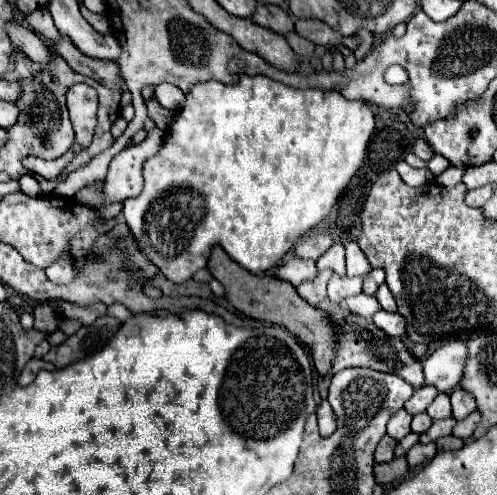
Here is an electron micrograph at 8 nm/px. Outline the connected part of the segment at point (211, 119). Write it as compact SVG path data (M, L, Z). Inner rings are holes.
M264 76L240 78L238 84L232 84L232 86L226 86L216 80L208 80L208 82L196 84L186 94L186 106L176 114L176 120L172 122L172 126L168 130L170 138L166 138L162 150L154 158L146 160L146 164L144 164L144 190L140 192L140 196L122 202L122 206L124 206L122 214L126 218L128 228L132 230L132 236L136 238L136 244L140 246L140 250L144 250L144 254L148 254L148 262L152 262L168 280L172 280L176 284L190 280L200 268L206 268L208 256L214 246L222 246L224 252L234 262L238 262L248 272L262 276L264 272L274 268L284 258L284 254L288 254L292 250L294 242L302 234L310 232L316 224L320 224L330 214L338 196L350 184L352 176L360 168L360 164L366 156L366 148L368 148L368 140L370 140L372 132L374 132L374 114L366 106L366 102L362 102L362 100L350 102L344 96L340 96L338 92L334 94L334 92L326 92L326 90L298 90L298 88L290 88L280 82L274 82L270 78L264 78Z

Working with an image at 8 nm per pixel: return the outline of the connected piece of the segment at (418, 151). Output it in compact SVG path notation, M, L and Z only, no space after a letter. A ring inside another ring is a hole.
M420 138L414 142L412 152L414 152L418 158L422 158L424 162L430 162L430 160L432 160L432 156L434 156L434 150L432 150L424 140L420 140Z

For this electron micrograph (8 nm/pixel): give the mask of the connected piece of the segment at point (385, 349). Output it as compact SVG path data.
M332 306L332 318L334 318L332 322L338 330L338 342L336 342L336 358L332 362L330 374L336 374L338 370L344 370L344 368L364 366L364 368L372 368L378 372L396 374L396 376L404 378L406 382L410 382L414 388L424 386L424 374L422 374L420 360L416 360L412 356L412 352L404 346L404 342L400 342L400 338L388 338L382 330L378 330L374 326L372 320L350 314L348 310L344 310L340 306Z

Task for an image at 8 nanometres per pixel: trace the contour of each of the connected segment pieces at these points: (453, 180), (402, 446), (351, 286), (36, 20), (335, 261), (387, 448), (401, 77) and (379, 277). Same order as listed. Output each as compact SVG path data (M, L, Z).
M450 166L447 170L445 170L442 174L435 178L437 184L440 184L444 187L455 186L456 184L462 181L462 177L464 174L461 174L466 171L466 168L457 168L454 166Z
M410 432L406 438L402 438L402 440L398 442L398 446L396 446L396 456L406 456L406 452L408 452L416 442L418 442L418 434Z
M332 274L330 282L328 282L328 298L332 304L342 304L342 300L346 300L352 294L360 294L362 292L362 278L340 278L336 274Z
M40 8L40 10L34 10L32 14L26 16L26 22L30 26L30 30L34 30L38 36L42 36L46 42L52 42L56 44L60 40L60 32L56 30L50 14L46 8Z
M334 244L324 256L320 256L320 262L316 262L318 270L334 270L336 274L344 276L346 268L344 268L344 246L342 244Z
M384 436L376 446L374 460L376 462L390 462L394 458L394 446L396 446L396 440L390 436Z
M392 65L388 70L386 70L386 74L384 74L384 80L388 82L388 84L402 84L402 82L406 82L406 72L404 72L404 68L400 65Z
M376 268L364 276L364 294L376 294L378 286L384 284L384 270Z

